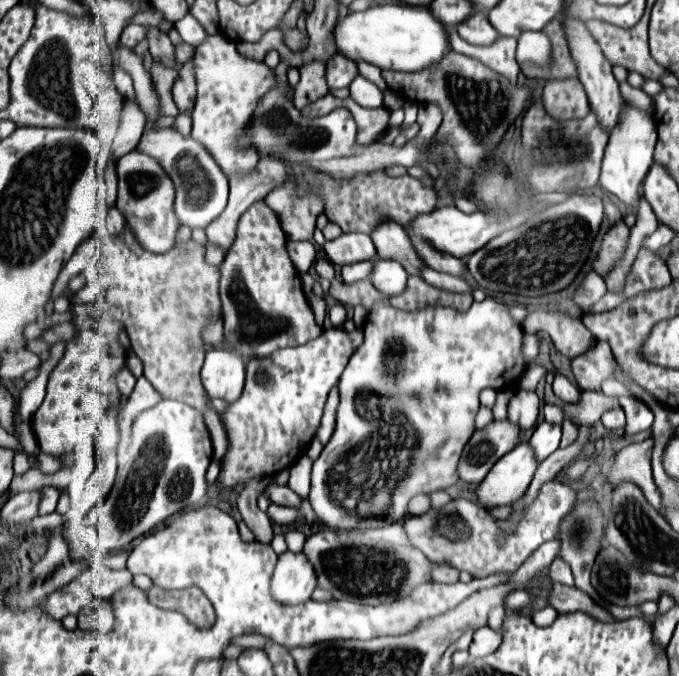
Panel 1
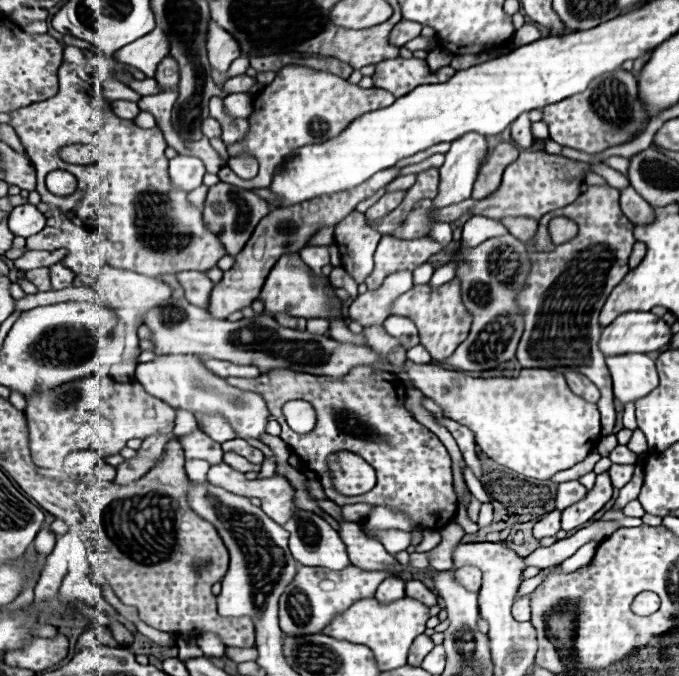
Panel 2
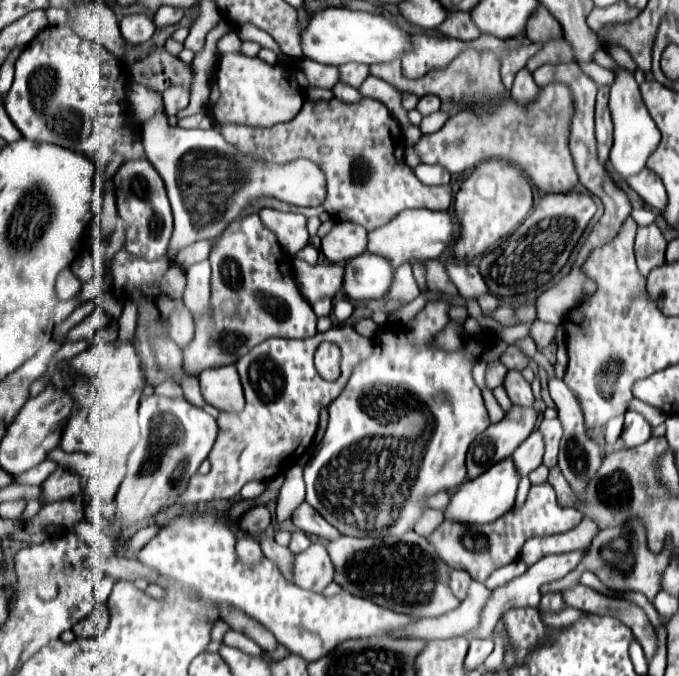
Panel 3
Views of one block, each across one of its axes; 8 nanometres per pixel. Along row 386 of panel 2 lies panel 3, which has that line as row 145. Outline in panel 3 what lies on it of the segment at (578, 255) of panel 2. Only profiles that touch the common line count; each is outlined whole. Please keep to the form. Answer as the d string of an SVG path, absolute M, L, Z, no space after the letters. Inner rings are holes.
M608 86L598 88L596 96L596 110L594 110L594 120L596 120L596 140L598 140L598 156L600 162L608 162L608 154L612 148L612 120L610 120L610 110L608 110Z

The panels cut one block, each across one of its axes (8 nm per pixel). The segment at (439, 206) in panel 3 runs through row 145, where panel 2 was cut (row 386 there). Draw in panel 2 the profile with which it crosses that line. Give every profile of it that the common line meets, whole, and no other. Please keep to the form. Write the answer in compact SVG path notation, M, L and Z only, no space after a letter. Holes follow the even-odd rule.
M360 366L344 378L326 378L292 370L270 370L252 380L228 378L226 382L234 388L256 392L266 400L270 414L282 426L280 438L294 450L294 454L298 454L302 464L318 476L328 500L336 502L338 506L356 502L386 504L406 512L418 526L432 530L438 530L452 522L456 514L456 494L450 456L444 444L426 426L416 422L406 410L404 384L398 376L392 376L392 372L380 372L372 366ZM280 398L308 400L316 410L314 430L308 434L292 432L282 418ZM342 450L358 454L376 470L378 482L370 492L360 496L344 496L334 490L326 458Z

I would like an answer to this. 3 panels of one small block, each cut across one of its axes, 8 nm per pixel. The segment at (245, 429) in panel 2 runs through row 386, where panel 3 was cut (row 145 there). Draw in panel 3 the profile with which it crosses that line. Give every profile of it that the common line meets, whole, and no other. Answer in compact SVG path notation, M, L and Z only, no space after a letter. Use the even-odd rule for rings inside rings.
M160 114L142 124L142 140L146 158L162 176L172 204L174 234L168 246L170 250L182 250L198 240L212 240L220 236L230 222L234 222L254 200L262 196L278 198L296 206L320 206L326 196L324 172L320 172L314 162L264 162L260 158L242 154L236 146L228 144L216 128L172 128L166 122L166 114Z

